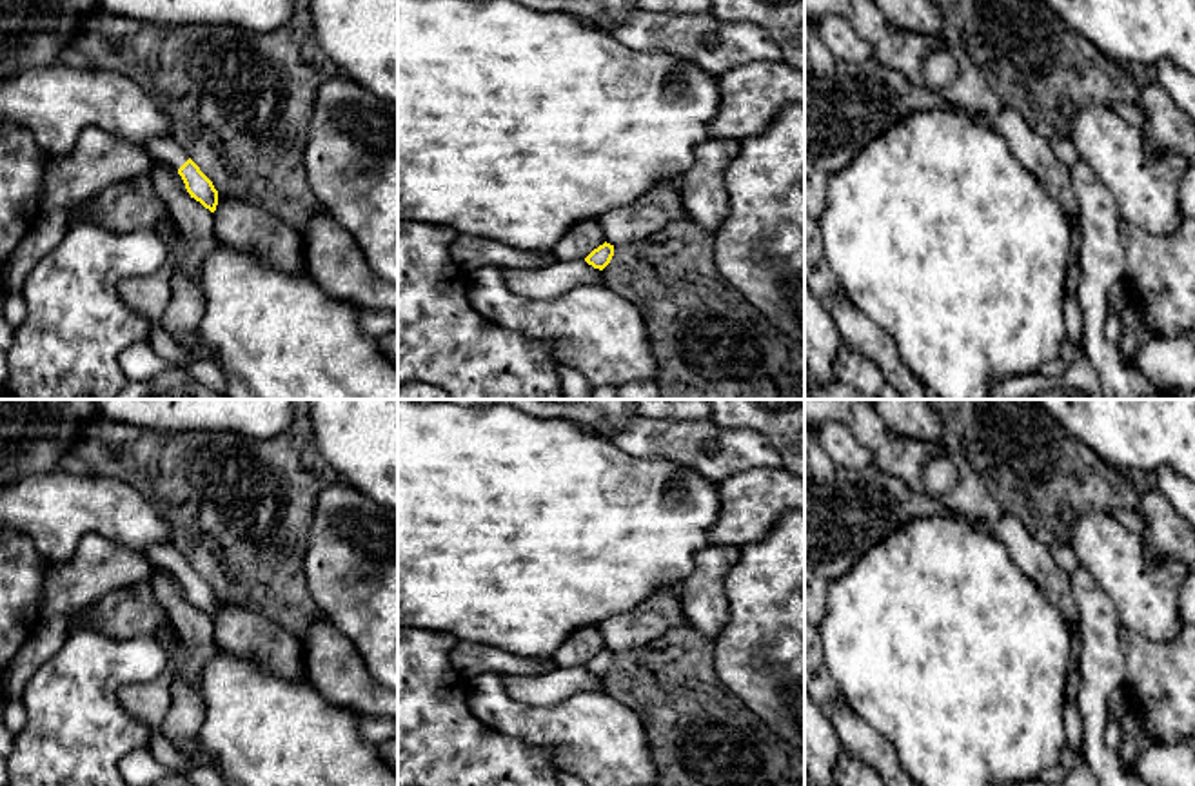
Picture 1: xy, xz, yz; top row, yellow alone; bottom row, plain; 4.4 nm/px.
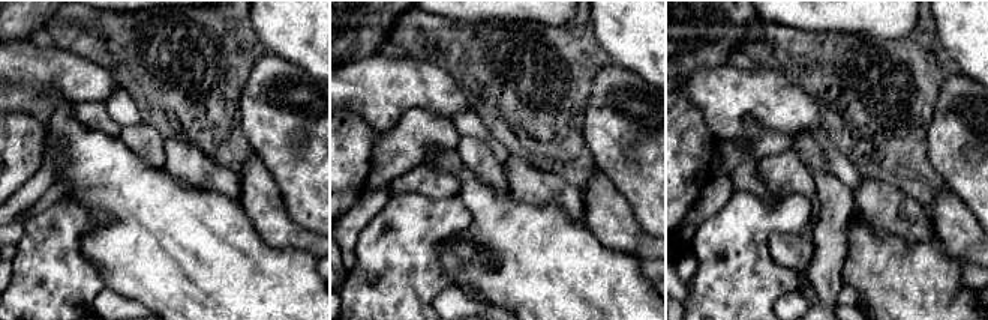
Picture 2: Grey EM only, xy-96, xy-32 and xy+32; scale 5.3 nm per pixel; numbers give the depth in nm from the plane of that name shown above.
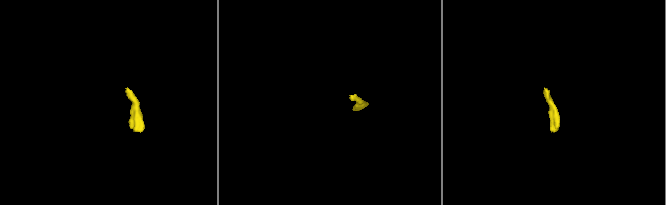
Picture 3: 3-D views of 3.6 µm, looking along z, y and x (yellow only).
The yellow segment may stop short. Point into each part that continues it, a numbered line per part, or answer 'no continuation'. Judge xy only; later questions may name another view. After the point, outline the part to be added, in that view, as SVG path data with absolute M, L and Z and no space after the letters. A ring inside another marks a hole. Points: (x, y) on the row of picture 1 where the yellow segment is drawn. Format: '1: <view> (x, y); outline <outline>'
1: xy (164, 147); outline M171 134L149 140L145 143L145 152L151 160L165 162L176 171L189 160L189 156L182 151Z

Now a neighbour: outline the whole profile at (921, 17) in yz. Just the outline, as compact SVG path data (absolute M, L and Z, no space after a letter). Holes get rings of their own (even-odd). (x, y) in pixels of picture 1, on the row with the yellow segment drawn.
M875 0L875 4L894 27L943 40L943 18L932 0Z

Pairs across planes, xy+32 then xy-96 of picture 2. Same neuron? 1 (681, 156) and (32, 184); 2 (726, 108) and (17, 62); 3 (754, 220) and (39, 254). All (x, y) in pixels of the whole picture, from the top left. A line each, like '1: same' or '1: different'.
1: different
2: same
3: same

